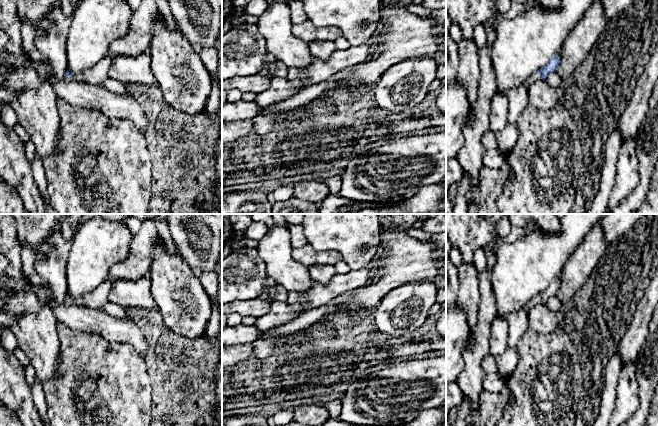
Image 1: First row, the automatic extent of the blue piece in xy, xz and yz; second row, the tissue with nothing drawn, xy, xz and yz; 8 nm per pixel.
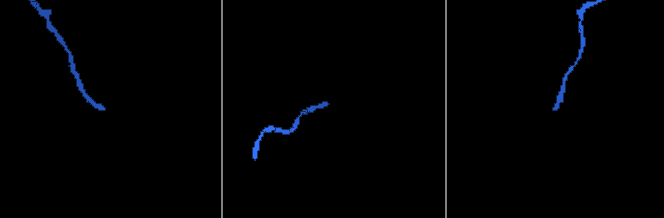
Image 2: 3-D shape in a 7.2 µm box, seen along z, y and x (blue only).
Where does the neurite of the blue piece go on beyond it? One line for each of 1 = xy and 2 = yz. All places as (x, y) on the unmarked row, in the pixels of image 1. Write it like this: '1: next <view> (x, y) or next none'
1: next xy (96, 299)
2: next yz (517, 321)

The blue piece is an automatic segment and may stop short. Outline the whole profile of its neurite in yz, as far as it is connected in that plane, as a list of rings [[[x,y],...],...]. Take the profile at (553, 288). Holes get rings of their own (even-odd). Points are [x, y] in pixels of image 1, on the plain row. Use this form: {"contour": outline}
{"contour": [[[559,277],[554,279],[548,287],[539,293],[537,296],[527,302],[517,312],[510,313],[507,316],[508,323],[508,347],[515,348],[519,340],[524,336],[529,329],[528,312],[537,304],[546,303],[546,301],[556,296],[560,289]]]}

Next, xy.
{"contour": [[[109,276],[95,290],[80,297],[73,298],[67,292],[64,303],[67,306],[79,305],[92,309],[101,309],[106,303],[109,302],[109,293],[111,292],[112,284],[113,279]]]}

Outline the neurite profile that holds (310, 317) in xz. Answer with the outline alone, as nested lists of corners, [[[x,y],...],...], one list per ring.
[[[352,291],[346,292],[334,299],[332,299],[328,304],[310,309],[302,313],[300,316],[295,318],[281,326],[274,327],[265,333],[266,337],[271,335],[275,336],[290,336],[301,330],[309,328],[311,325],[323,320],[328,315],[335,313],[338,306],[342,304],[346,299],[352,294]]]

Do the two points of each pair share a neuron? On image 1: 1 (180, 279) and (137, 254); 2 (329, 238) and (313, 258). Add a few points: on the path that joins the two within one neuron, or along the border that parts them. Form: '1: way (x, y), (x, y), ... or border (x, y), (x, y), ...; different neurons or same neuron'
1: border (159, 240), (154, 247), (153, 260), (146, 275); different neurons
2: border (308, 242), (318, 250), (336, 250), (342, 257); different neurons

